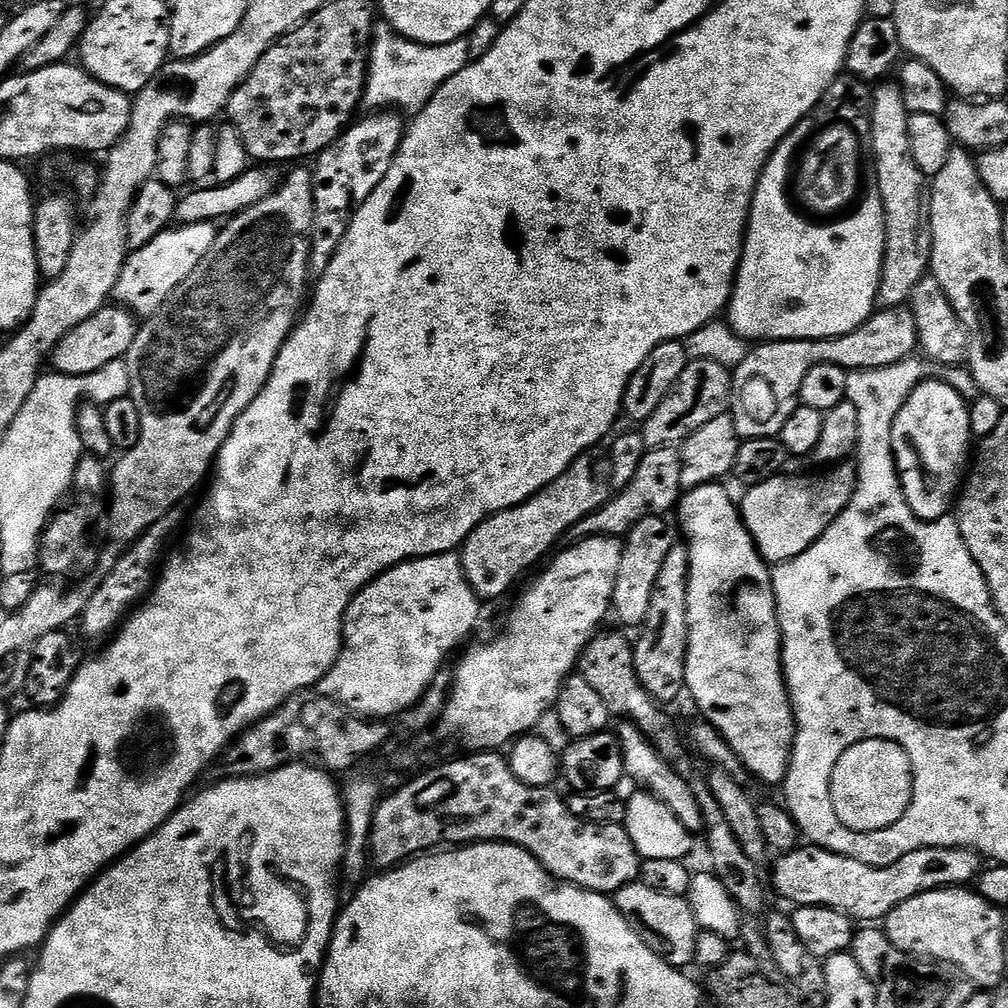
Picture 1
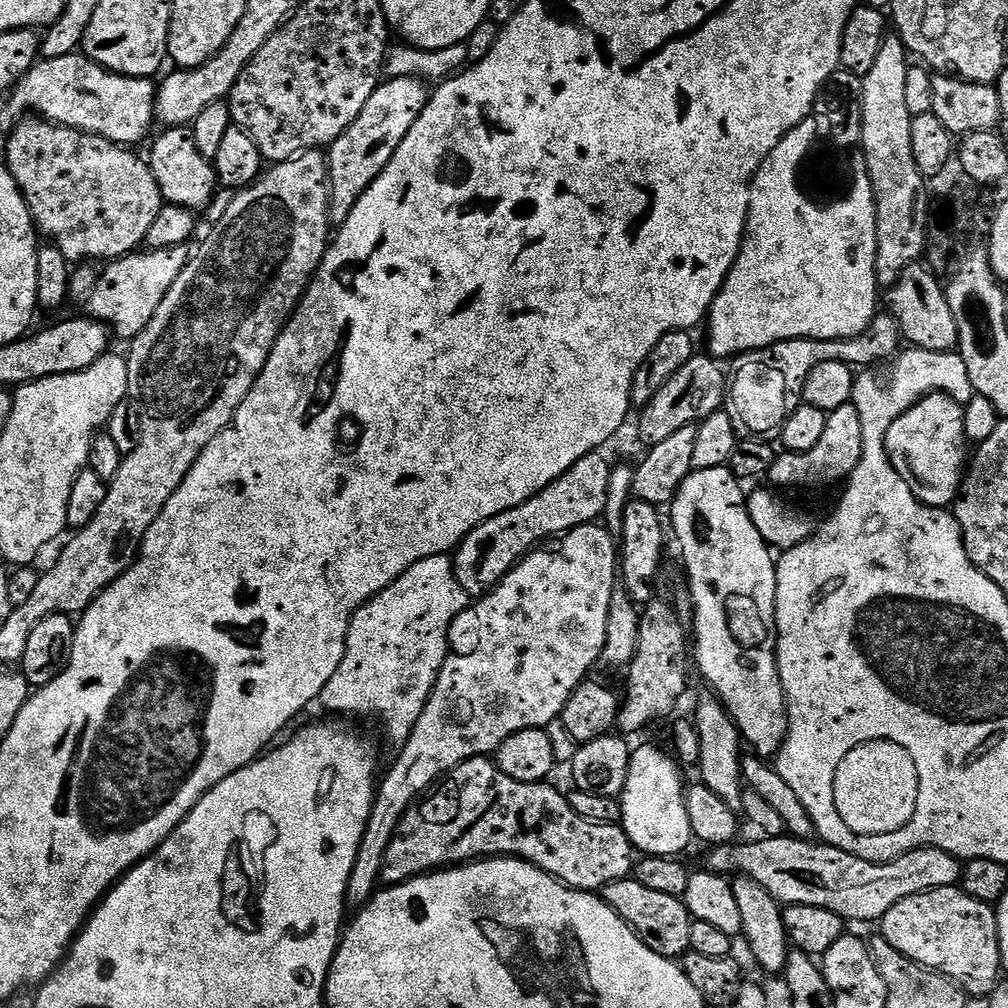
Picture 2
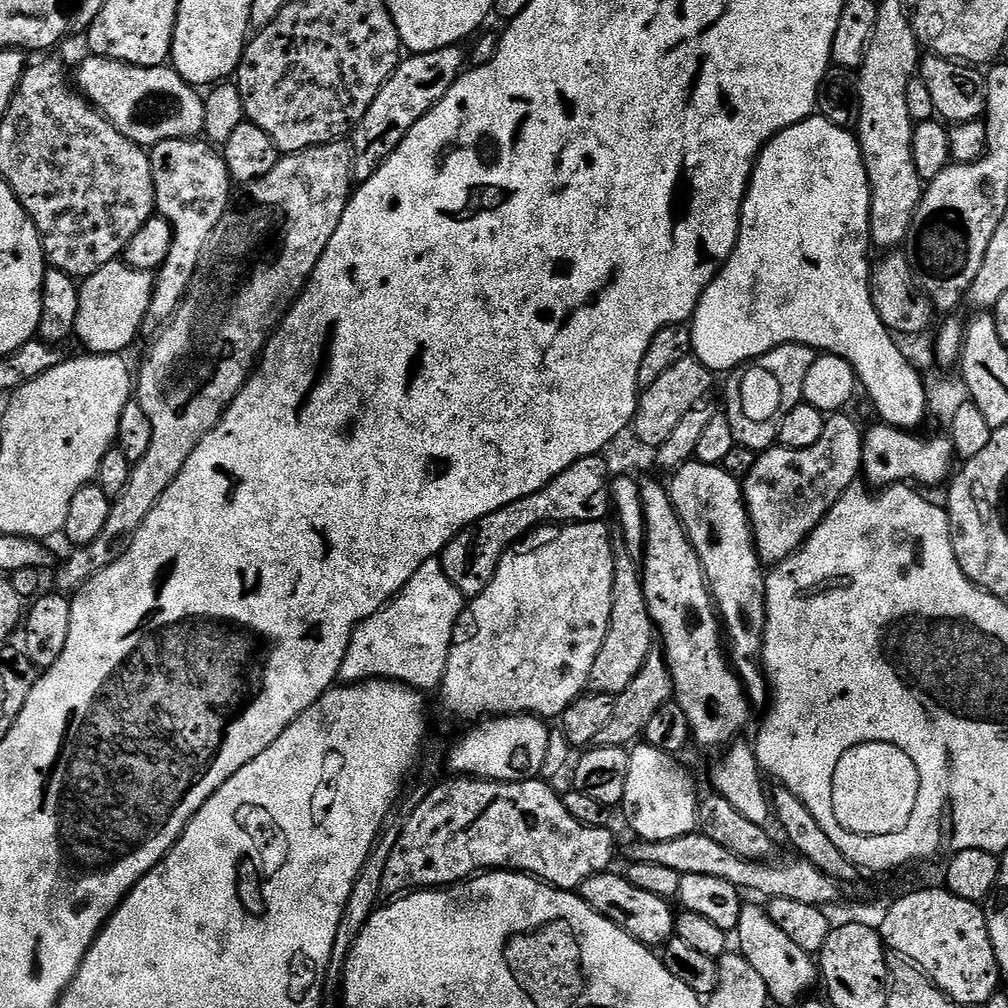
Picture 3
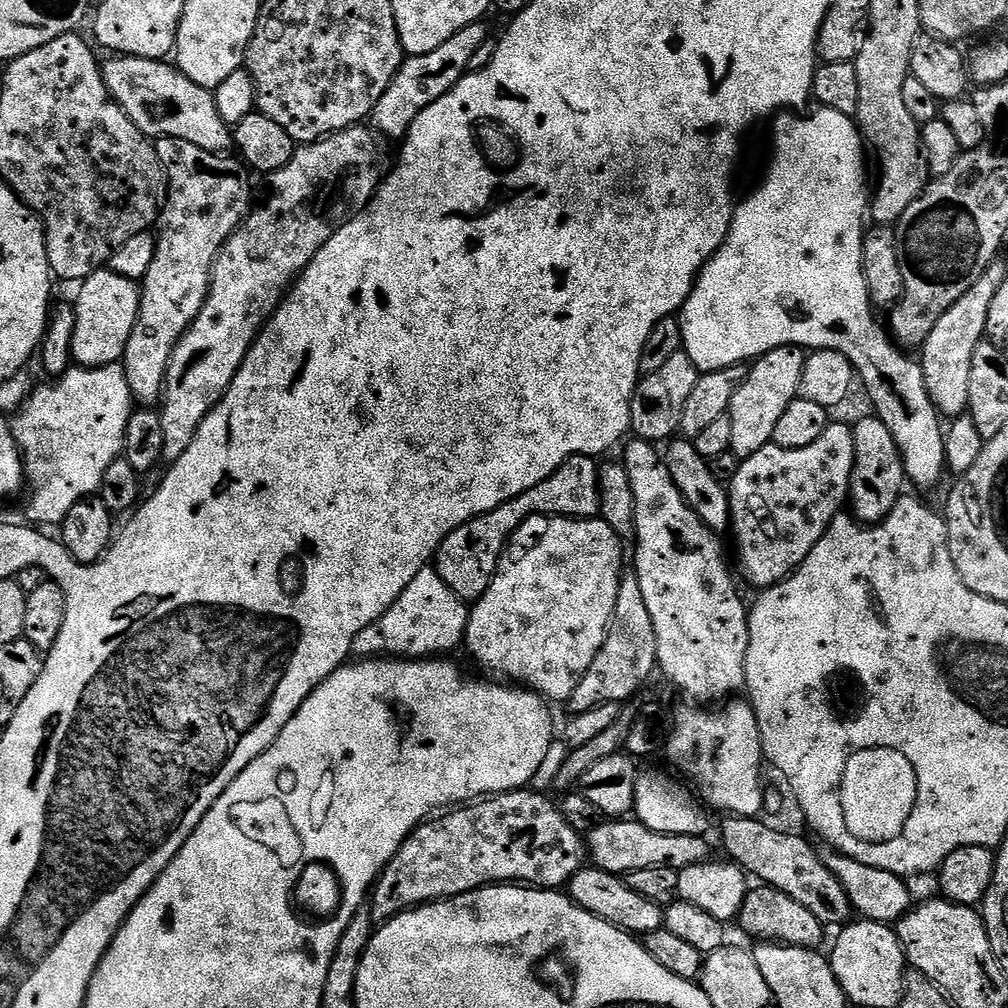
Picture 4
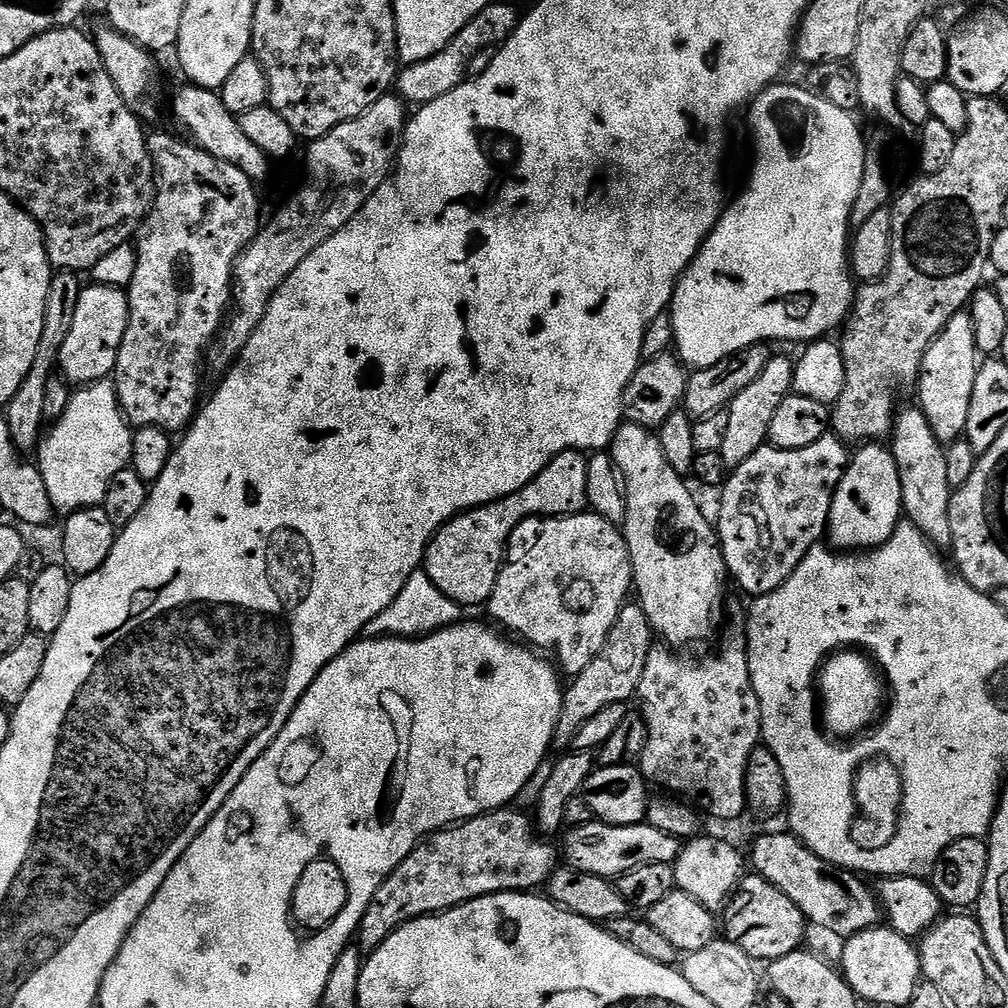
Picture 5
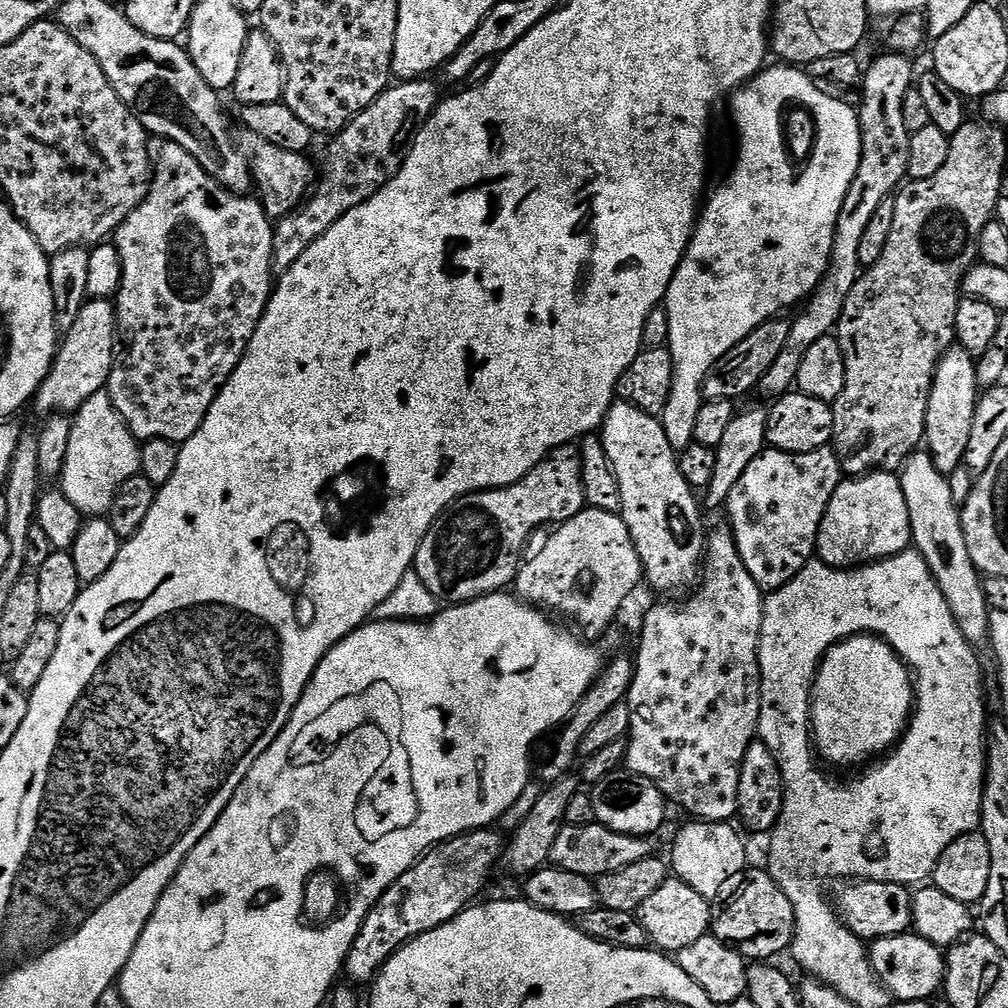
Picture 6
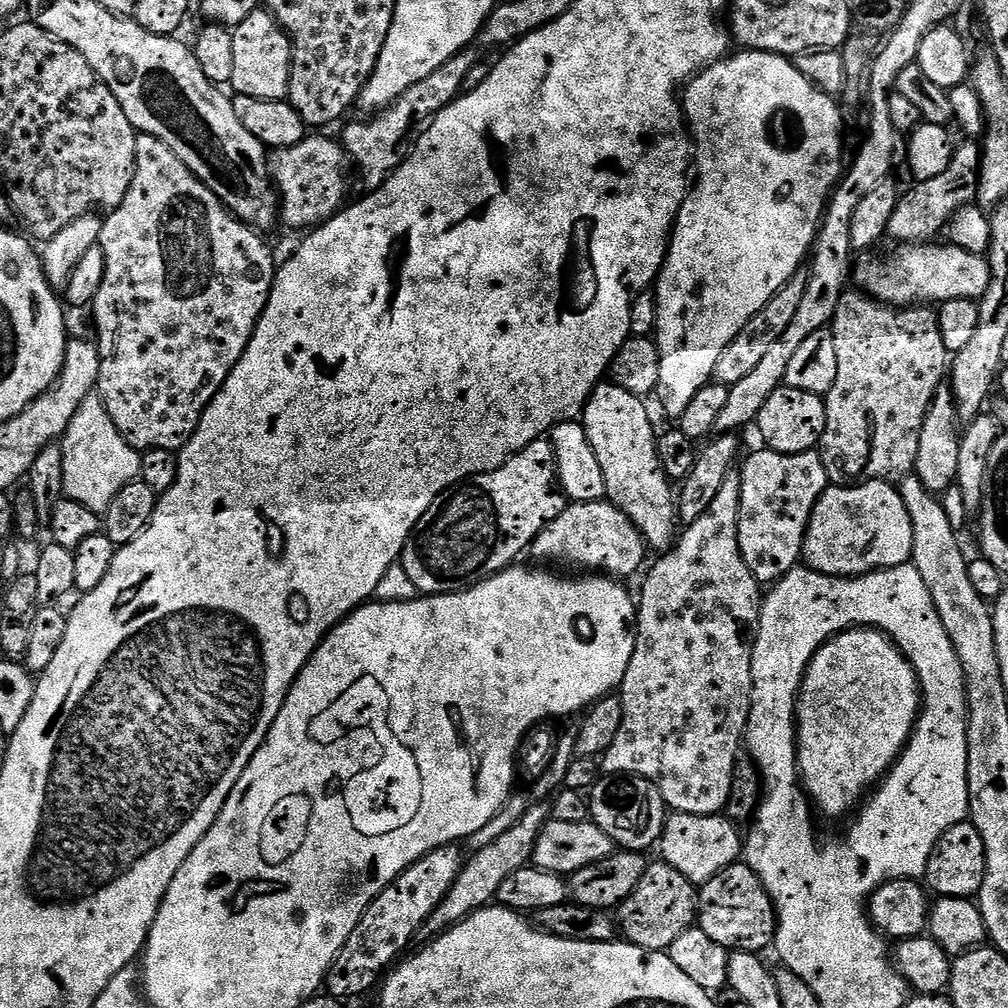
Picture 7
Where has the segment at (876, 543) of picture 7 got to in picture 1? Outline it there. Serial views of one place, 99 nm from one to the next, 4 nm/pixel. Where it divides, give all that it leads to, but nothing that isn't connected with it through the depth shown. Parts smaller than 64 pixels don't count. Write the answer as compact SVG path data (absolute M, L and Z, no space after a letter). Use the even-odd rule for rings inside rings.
M943 379L924 380L910 394L910 398L906 398L902 410L898 410L892 431L892 453L896 459L896 471L900 473L900 485L910 510L919 520L942 520L953 511L954 501L962 488L960 467L964 464L964 455L968 451L971 453L973 448L968 404Z

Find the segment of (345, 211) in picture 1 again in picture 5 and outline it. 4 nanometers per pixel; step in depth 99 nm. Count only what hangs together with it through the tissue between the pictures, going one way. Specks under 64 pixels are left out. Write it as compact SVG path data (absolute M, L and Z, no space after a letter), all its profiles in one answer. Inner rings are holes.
M490 2L473 20L446 45L438 54L426 58L417 64L409 64L396 77L395 91L401 100L409 105L423 106L442 98L442 94L450 94L459 84L463 84L468 76L470 62L474 62L474 54L487 48L496 48L510 38L518 23L518 12L512 4L496 4Z

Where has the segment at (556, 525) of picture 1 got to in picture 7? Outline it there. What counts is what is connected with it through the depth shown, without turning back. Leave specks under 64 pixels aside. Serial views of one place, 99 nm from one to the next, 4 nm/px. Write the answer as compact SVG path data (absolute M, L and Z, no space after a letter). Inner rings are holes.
M541 438L535 440L526 450L522 450L516 456L511 456L498 470L471 476L469 480L455 484L453 488L447 488L441 496L434 498L430 510L426 510L426 514L422 514L418 526L412 531L412 537L409 538L404 547L402 563L406 574L410 574L410 582L414 582L417 593L425 596L445 596L451 592L467 592L468 589L474 587L475 584L481 584L482 581L490 579L491 576L497 576L498 573L513 567L513 565L519 561L516 559L518 559L523 552L525 555L525 553L531 549L533 542L538 538L538 534L542 534L542 530L546 526L550 526L550 522L554 522L554 518L558 518L558 514L562 514L565 507L566 497L564 491L560 488L560 479L556 473L556 455L554 454L554 446L552 445L551 439Z

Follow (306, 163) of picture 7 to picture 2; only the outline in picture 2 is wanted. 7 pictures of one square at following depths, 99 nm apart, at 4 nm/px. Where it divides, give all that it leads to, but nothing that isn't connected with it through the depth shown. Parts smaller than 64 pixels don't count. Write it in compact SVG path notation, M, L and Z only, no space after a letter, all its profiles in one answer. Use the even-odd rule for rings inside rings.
M73 54L62 58L41 59L33 64L32 69L24 75L11 95L7 97L6 103L16 118L25 114L39 114L53 124L77 128L80 132L87 132L89 136L101 136L115 144L137 146L136 144L142 143L144 139L145 141L149 139L148 131L151 130L152 124L157 123L157 85L152 83L151 79L139 76L119 76L117 72L108 71L83 54Z

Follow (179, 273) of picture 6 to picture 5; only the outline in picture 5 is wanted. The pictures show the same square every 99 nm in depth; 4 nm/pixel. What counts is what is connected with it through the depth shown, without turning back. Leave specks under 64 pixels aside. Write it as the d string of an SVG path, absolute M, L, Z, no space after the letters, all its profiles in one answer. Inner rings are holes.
M153 131L148 137L158 173L156 200L134 237L138 266L134 266L134 278L126 289L130 318L114 373L118 402L129 425L158 426L173 434L183 433L196 419L202 404L200 367L206 364L206 350L213 347L229 315L236 260L256 237L262 223L257 185L251 178L242 174L238 166L230 166L230 162L222 162L184 140L168 132Z

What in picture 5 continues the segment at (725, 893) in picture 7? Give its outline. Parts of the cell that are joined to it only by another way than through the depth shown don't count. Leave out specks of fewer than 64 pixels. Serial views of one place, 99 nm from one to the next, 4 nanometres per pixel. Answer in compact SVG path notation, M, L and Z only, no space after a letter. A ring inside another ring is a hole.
M755 874L745 875L741 879L722 912L723 939L738 946L738 950L742 950L754 962L761 962L760 960L771 962L778 958L786 958L786 954L801 951L805 947L804 927L806 927L806 921L802 910L798 910L798 906L794 906L794 902L790 902L790 898L786 898L786 894L778 890L778 886L774 886L766 878Z

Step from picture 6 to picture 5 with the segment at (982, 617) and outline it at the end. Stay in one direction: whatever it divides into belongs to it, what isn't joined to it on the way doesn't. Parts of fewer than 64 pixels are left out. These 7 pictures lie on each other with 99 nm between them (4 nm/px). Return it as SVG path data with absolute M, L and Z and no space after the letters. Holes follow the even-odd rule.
M912 406L899 413L894 421L890 437L892 457L898 466L898 478L902 482L902 512L905 517L937 549L944 550L951 545L950 534L950 502L953 489L946 482L946 448L934 438L934 430L930 430L930 422L926 422L926 414L919 406Z

